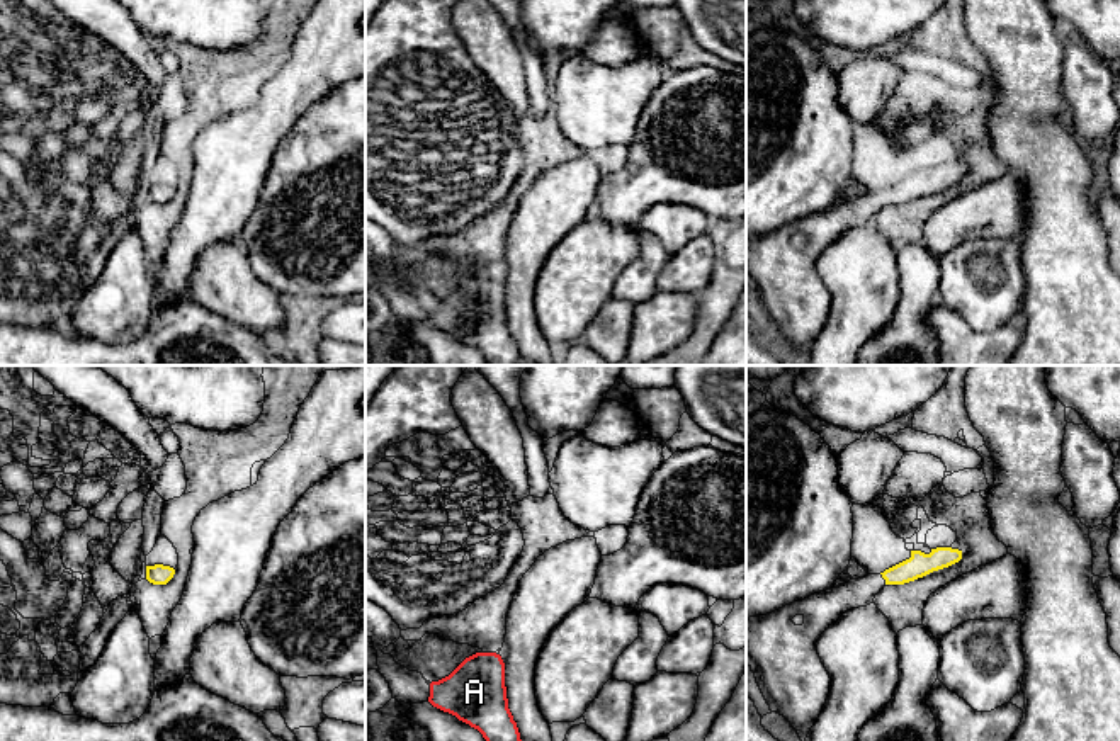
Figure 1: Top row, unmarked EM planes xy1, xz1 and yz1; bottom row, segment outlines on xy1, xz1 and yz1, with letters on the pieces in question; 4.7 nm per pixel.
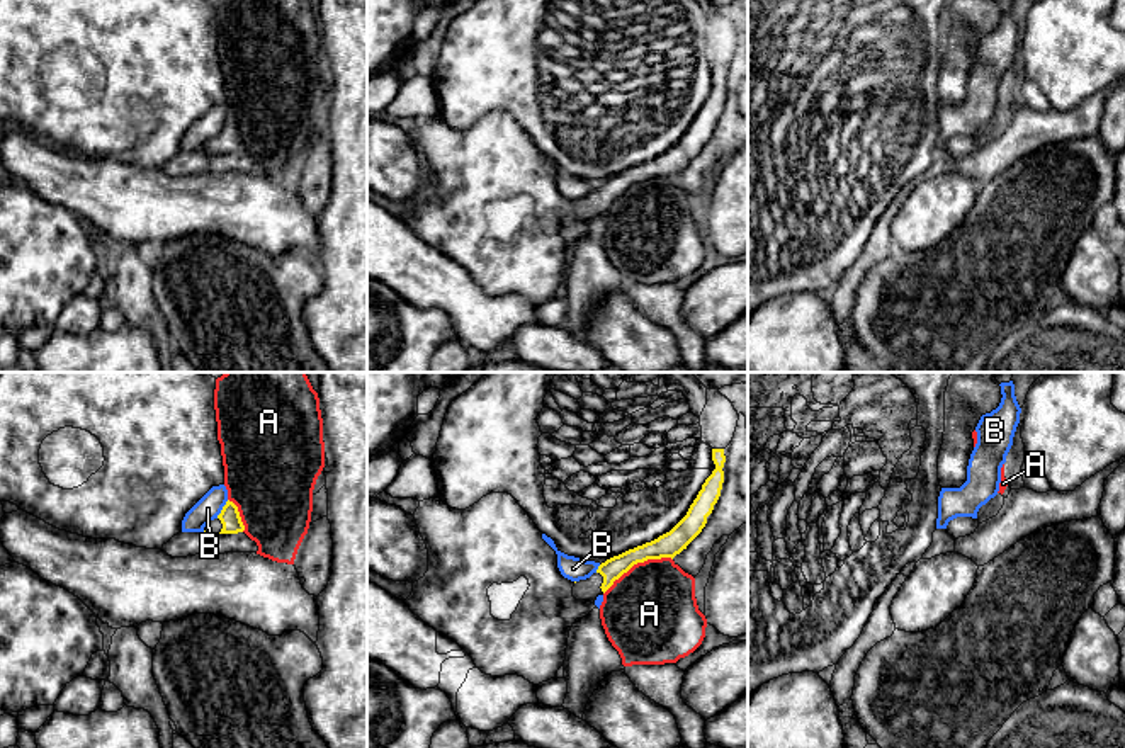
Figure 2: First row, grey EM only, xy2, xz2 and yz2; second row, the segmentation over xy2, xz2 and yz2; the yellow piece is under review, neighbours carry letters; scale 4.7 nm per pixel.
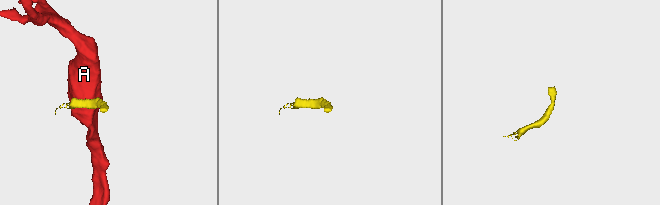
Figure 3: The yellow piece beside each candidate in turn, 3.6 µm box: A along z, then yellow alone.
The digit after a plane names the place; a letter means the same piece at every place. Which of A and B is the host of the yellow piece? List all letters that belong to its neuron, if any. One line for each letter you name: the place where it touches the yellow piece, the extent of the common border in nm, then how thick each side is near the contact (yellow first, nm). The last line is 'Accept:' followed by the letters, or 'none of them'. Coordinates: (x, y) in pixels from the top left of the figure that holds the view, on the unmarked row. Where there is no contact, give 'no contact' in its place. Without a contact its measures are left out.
Accept: none of them

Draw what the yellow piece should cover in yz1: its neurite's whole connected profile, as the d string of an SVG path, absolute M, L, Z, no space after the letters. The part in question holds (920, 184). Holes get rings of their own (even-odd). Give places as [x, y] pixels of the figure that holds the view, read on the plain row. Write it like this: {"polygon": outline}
{"polygon": "M936 167L930 173L911 170L911 177L880 194L850 199L838 207L814 212L804 219L785 224L772 233L746 238L746 284L755 292L756 303L772 331L783 335L804 362L819 337L831 297L816 270L821 253L845 231L874 223L885 204L904 204L933 190L948 187L962 178L962 170Z"}

